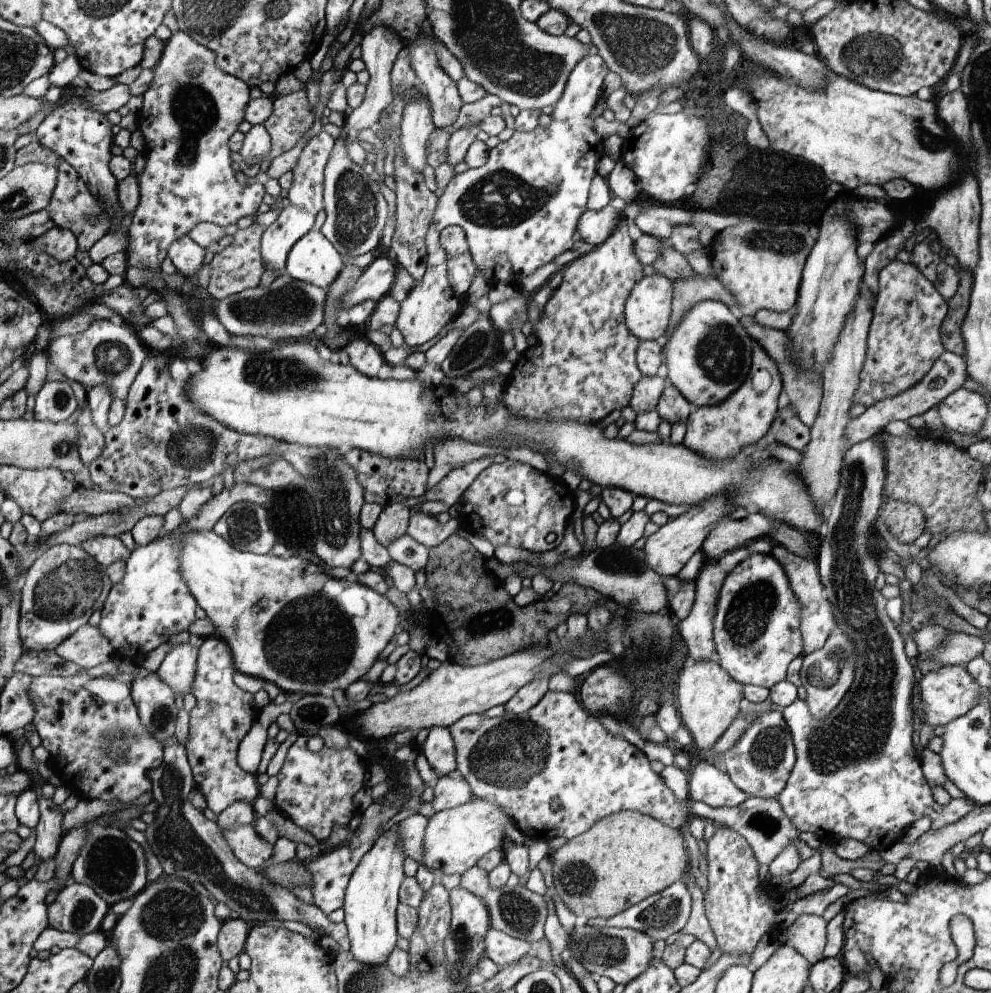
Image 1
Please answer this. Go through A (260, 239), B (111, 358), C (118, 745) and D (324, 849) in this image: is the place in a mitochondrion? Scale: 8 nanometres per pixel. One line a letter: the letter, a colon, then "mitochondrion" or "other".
A: other
B: mitochondrion
C: mitochondrion
D: other

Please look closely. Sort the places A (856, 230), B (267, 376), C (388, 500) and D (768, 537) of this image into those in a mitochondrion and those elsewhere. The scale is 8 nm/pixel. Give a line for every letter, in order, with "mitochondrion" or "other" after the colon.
A: other
B: mitochondrion
C: other
D: other

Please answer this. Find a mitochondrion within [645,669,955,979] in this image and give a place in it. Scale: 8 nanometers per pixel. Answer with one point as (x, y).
(768, 747)

